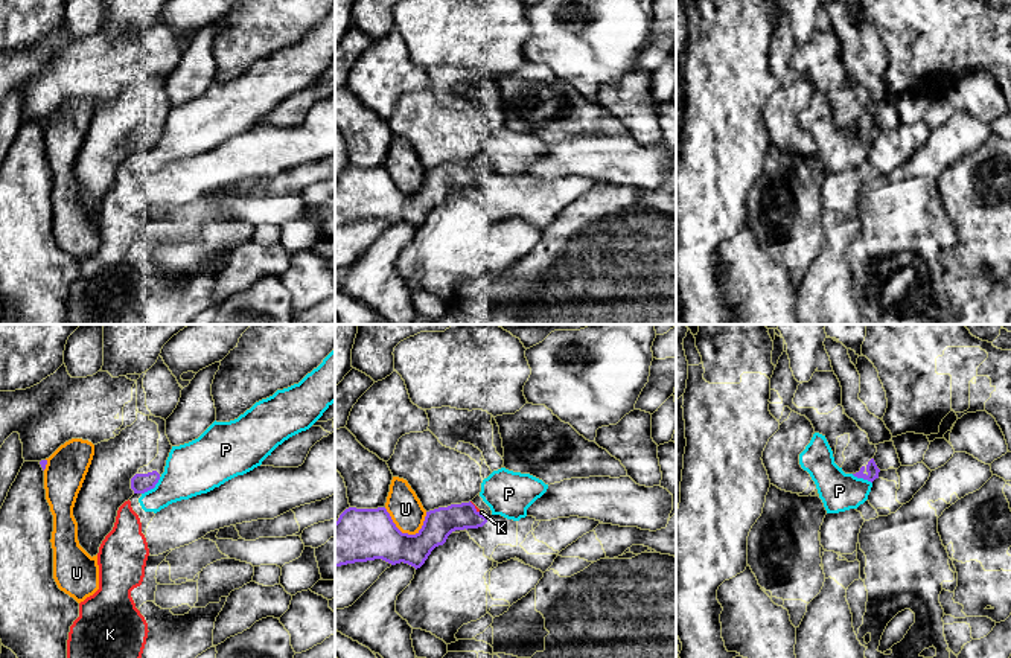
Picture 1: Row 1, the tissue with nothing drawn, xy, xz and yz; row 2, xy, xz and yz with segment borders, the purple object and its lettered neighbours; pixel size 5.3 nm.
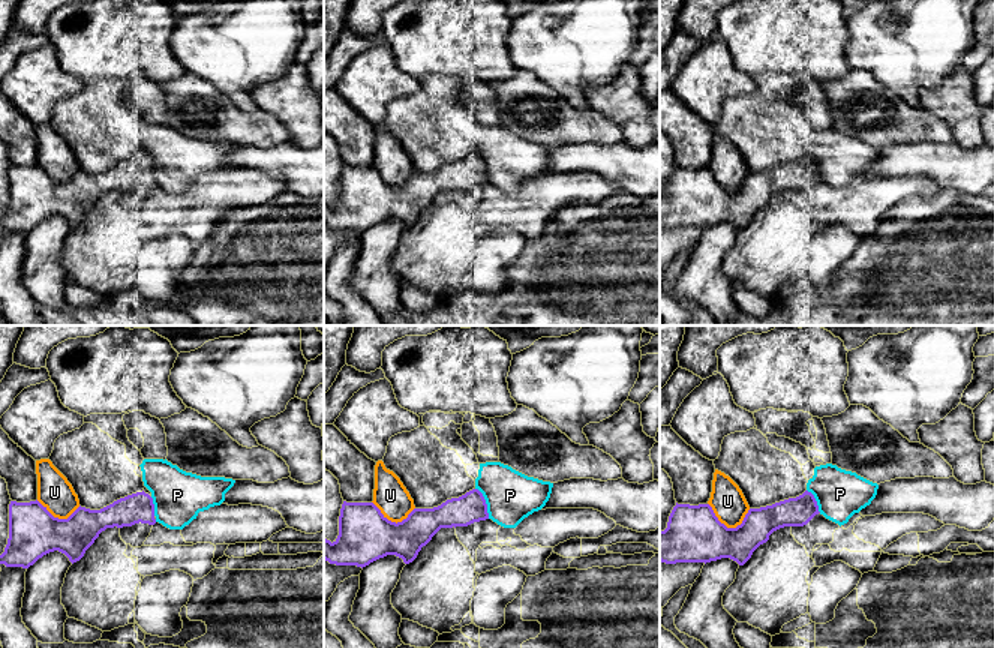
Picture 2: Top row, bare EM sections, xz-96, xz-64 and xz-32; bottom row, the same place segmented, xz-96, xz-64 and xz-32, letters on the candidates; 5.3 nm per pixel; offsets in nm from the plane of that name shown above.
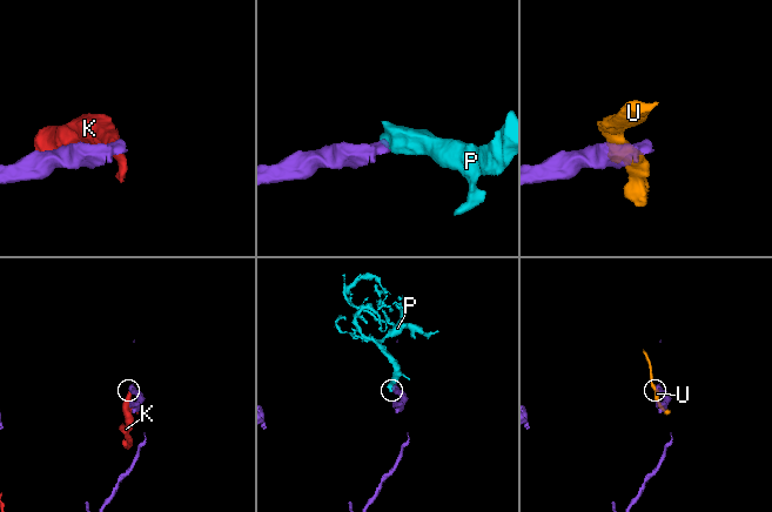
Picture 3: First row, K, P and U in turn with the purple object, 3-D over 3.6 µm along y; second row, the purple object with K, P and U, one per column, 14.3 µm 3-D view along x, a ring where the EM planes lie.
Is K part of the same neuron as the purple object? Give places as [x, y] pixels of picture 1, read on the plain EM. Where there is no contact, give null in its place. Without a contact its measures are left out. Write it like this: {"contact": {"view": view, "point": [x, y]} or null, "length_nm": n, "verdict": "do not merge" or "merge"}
{"contact": {"view": "xz", "point": [478, 171]}, "length_nm": 130, "verdict": "do not merge"}

